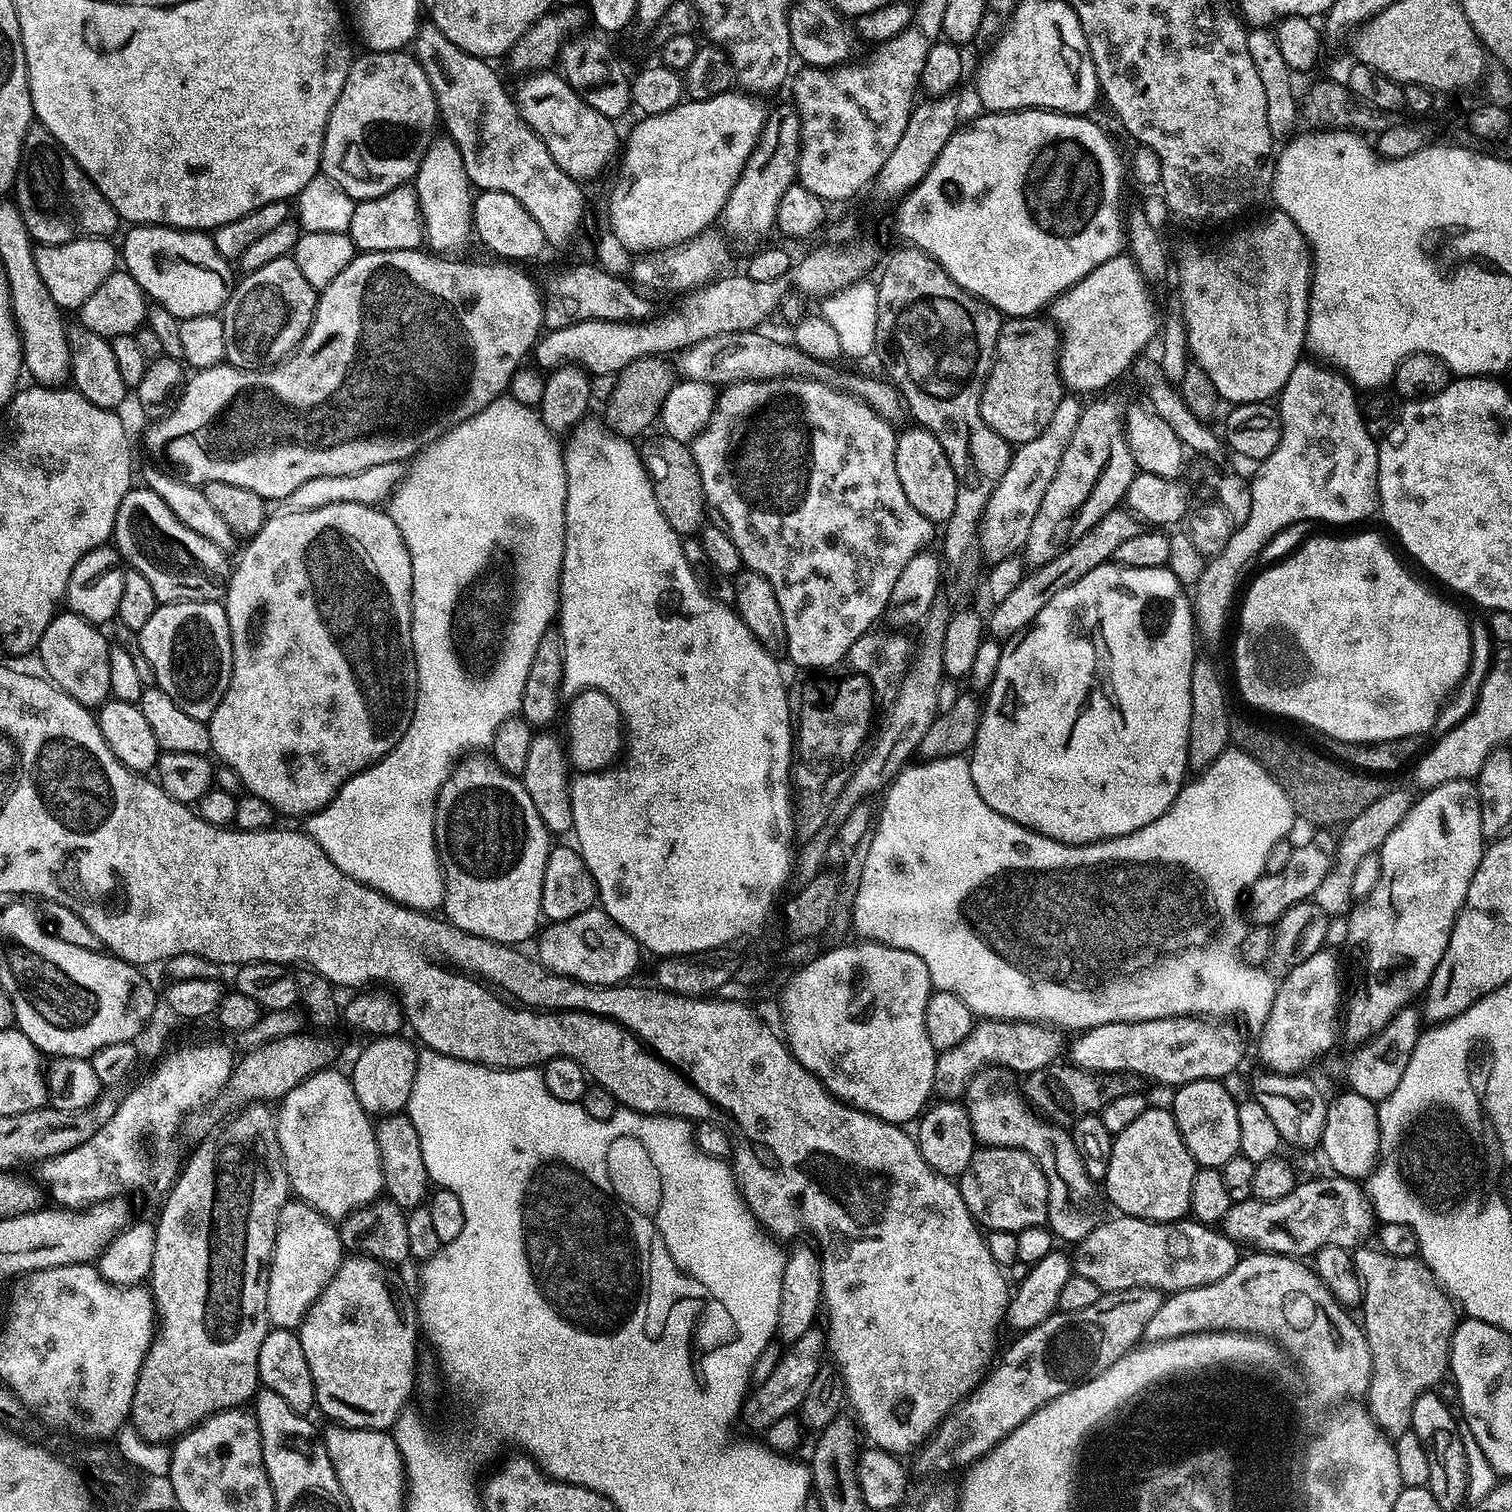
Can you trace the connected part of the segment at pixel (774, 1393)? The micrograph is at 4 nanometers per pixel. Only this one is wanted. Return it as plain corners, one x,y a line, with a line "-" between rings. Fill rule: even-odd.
814,1326
806,1330
802,1338
791,1341
785,1347
778,1366
774,1366
770,1373
770,1378
751,1389
742,1409
742,1420
750,1427
767,1430
774,1422
778,1422
778,1418
786,1418
799,1409
800,1403
806,1398
806,1390
810,1390
814,1383
814,1374
818,1374
820,1365
826,1360
826,1336
821,1332
819,1327

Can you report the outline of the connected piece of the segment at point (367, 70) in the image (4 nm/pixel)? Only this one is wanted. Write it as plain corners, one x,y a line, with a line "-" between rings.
368,50
363,54
365,56
357,55
353,59
346,74
346,82
342,86
342,94
338,94
334,110
330,110
320,155
323,175
329,176
339,188
346,190
346,194
357,202
376,198
390,190
407,185
415,177
428,143
432,141
438,126
434,90
411,51

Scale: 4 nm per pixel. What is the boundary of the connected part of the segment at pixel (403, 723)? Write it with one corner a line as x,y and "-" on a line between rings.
331,504
330,506
322,506
318,510
306,510
305,512
295,512
294,514
269,515
268,519
264,521
260,533
257,536
251,537
245,543
248,545
245,546
244,553
240,556
240,561
237,564
235,561
228,578
228,590
222,603
226,610
226,618
230,622
232,677
222,702
218,702
218,710
214,710
214,714
206,721
210,730
210,742
212,743
211,755
217,761
220,759
248,787
245,789
251,795
262,798
279,815
281,812
284,816
307,818
312,813
319,812
321,808
326,807
333,800
336,793
340,791
340,788
351,776
357,776
365,768
370,768
372,765
377,764
387,752
394,750
394,746
400,741
402,734
406,734
406,730
412,721
412,711
416,705
416,659
412,649
412,559
406,550
406,542
402,538
402,534
398,534
398,526
394,526
391,515
387,511
380,511
384,510
370,504

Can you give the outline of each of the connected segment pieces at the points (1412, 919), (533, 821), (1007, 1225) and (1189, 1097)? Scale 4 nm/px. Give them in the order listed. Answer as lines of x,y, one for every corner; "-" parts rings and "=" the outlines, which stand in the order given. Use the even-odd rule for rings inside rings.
1455,780
1454,782
1446,782
1439,784
1436,788
1427,789
1423,793
1424,796
1415,801
1411,810
1398,822
1398,826
1394,830
1390,830
1390,834
1386,838
1386,842
1381,846
1378,853
1380,859
1380,877
1372,884
1372,889
1368,892
1365,900
1357,899
1354,907
1347,913
1348,932
1356,940
1364,943
1364,984
1362,990
1368,994
1368,1012
1372,1012
1372,1024
1380,1024
1384,1028
1394,1017
1404,1008
1409,1007
1413,1003
1412,999
1419,997
1424,989
1428,987
1430,978
1434,974
1434,970
1438,966
1438,962
1442,962
1442,954
1446,954
1446,946
1448,939
1452,933
1452,927
1456,921
1456,915
1460,912
1460,907
1464,904
1466,898
1466,890
1470,890
1470,882
1474,878
1474,870
1478,870
1478,862
1482,858
1486,847
1486,838
1482,834
1482,818
1480,817
1480,799
1476,793
1476,785
1471,780
=
465,755
449,772
436,795
434,838
440,869
444,871
442,912
452,925
499,944
520,946
523,940
531,941
542,924
542,874
546,874
550,833
542,818
538,818
523,779
502,770
491,755
=
977,1147
970,1166
958,1178
962,1202
981,1229
993,1232
1021,1232
1048,1223
1048,1183
1046,1174
1030,1154
1020,1148
=
1195,1080
1189,1084
1179,1085
1172,1096
1170,1111
1178,1130
1182,1134
1182,1142
1186,1142
1186,1150
1202,1168
1221,1168
1230,1158
1234,1158
1240,1150
1238,1138
1238,1103
1237,1097
1228,1093
1227,1083
1220,1080

